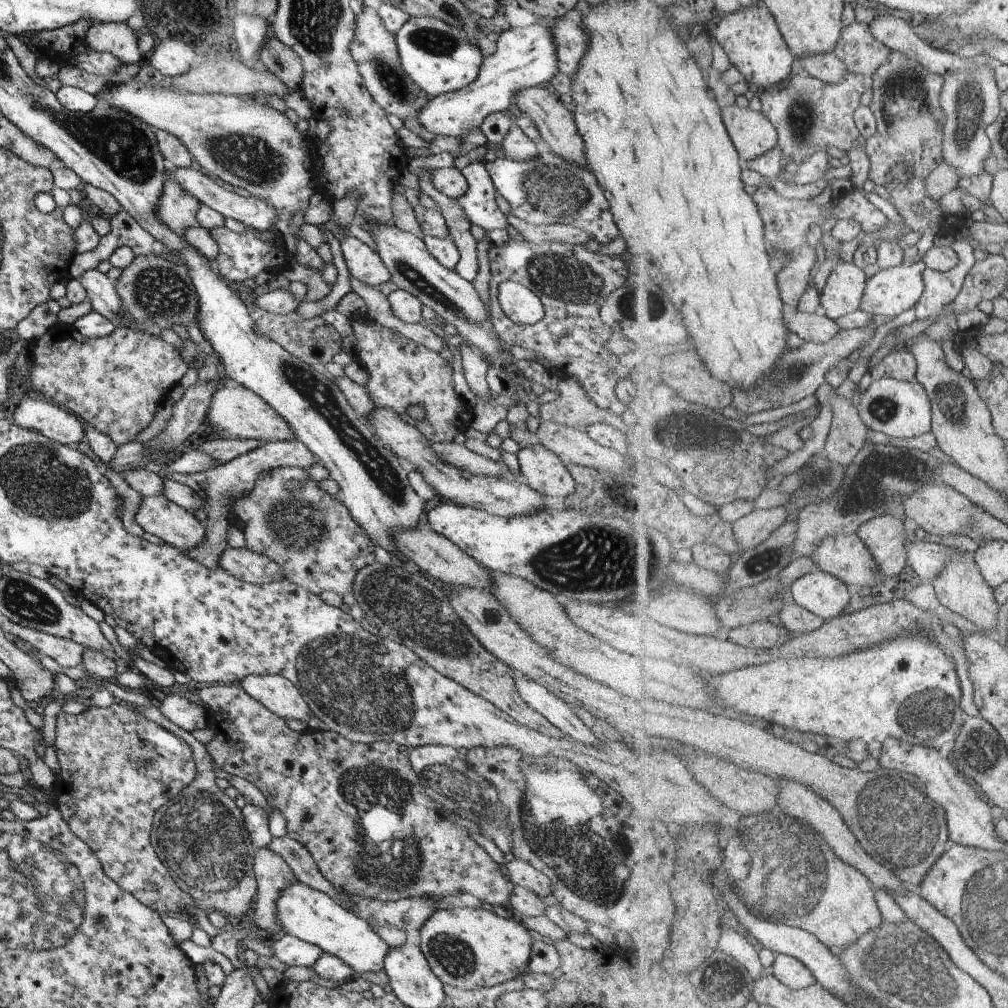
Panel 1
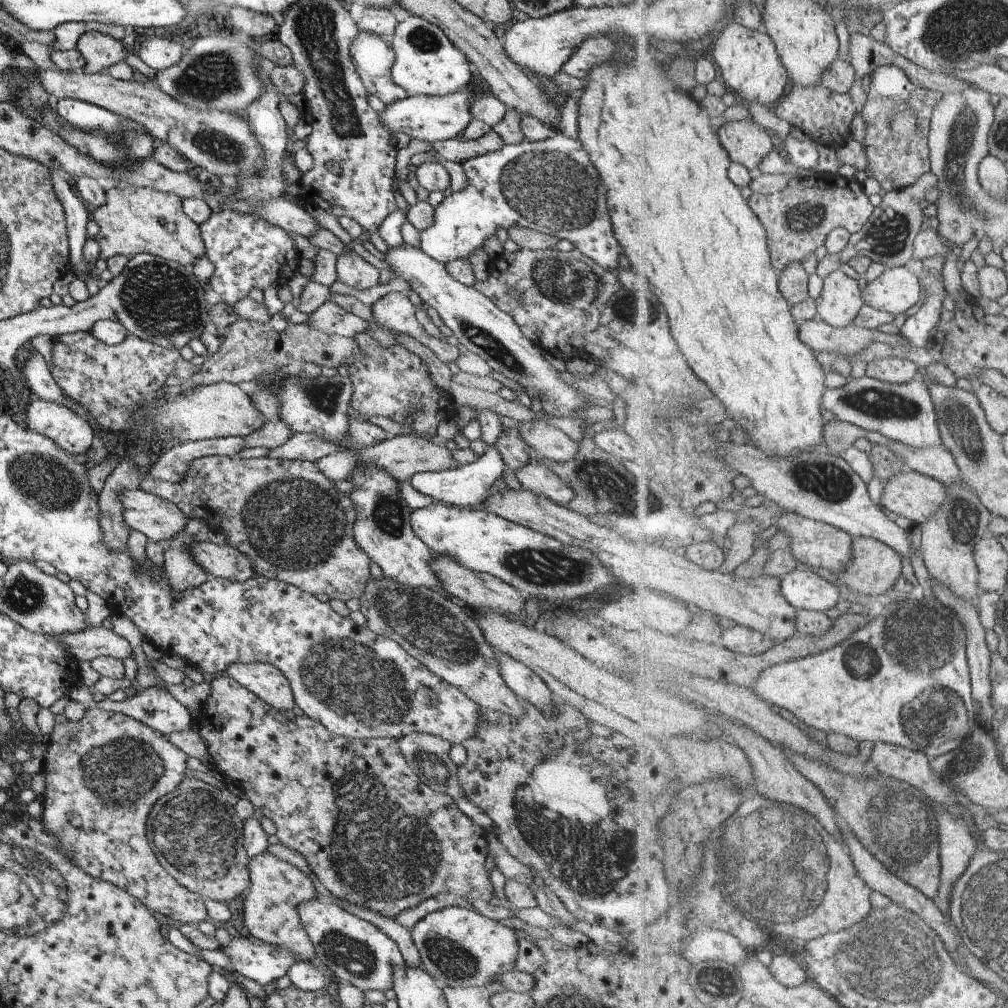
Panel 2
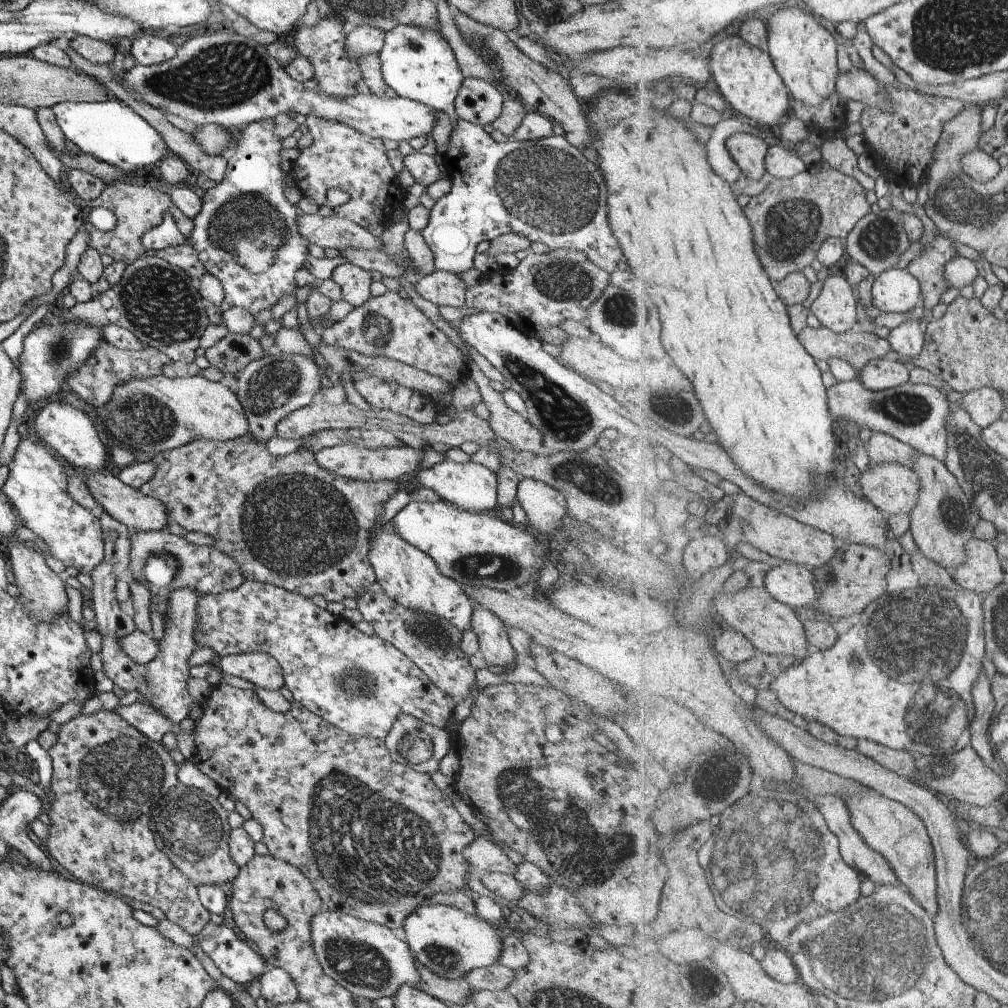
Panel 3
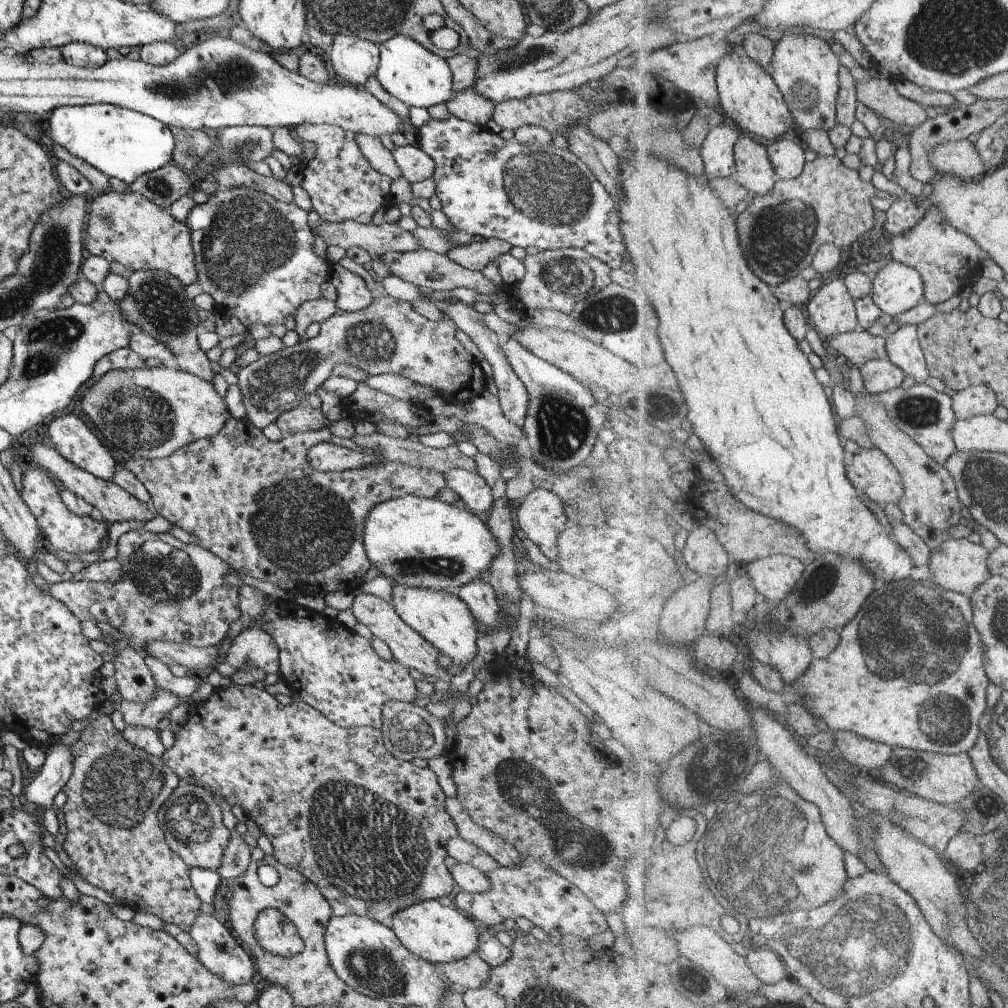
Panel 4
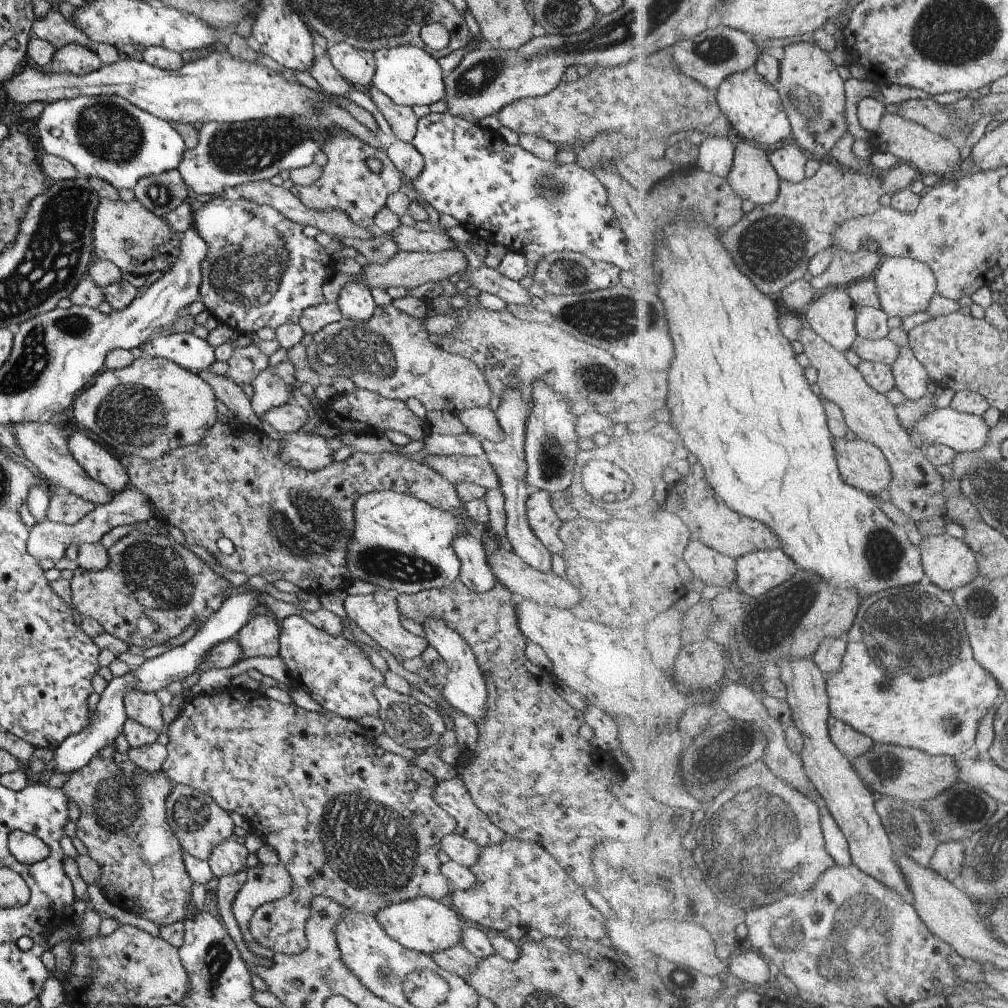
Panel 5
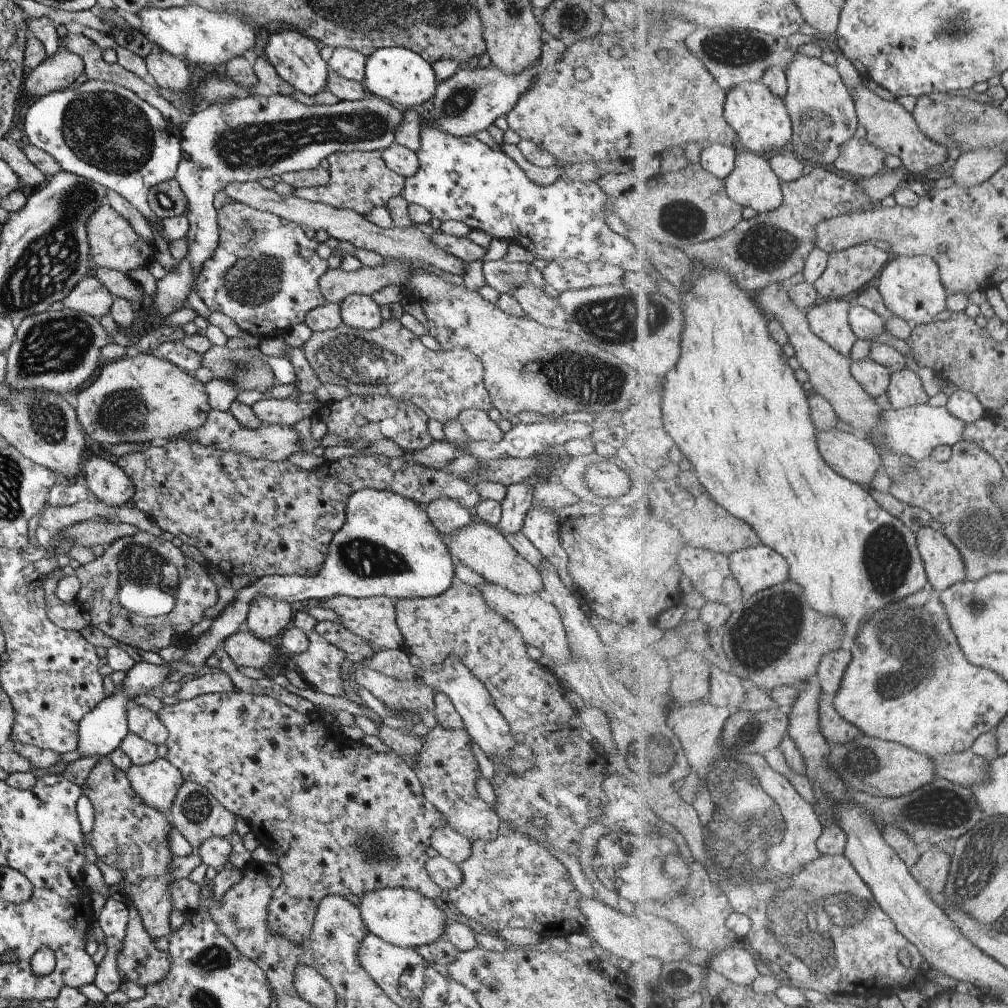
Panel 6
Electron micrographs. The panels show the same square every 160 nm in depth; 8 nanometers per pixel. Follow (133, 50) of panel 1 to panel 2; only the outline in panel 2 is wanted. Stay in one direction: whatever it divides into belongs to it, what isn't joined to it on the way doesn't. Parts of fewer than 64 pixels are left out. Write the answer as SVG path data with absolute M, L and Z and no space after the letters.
M87 31L81 34L76 42L76 49L85 59L85 64L77 70L65 70L69 74L93 74L107 70L108 66L116 62L125 62L129 52L123 42L109 36L109 33Z

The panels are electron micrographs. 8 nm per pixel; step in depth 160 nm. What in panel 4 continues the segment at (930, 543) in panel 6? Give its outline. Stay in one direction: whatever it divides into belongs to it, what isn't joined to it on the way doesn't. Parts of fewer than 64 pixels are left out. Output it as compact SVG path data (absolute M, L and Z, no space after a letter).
M966 538L947 539L937 552L931 552L929 572L934 576L935 582L943 588L966 594L971 598L972 594L993 576L990 554L985 546L974 544Z

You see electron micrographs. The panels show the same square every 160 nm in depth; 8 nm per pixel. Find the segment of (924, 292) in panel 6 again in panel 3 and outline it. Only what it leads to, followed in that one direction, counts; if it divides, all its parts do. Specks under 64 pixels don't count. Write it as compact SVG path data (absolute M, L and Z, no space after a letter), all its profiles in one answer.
M896 266L876 278L872 291L873 305L887 313L912 311L922 296L920 279Z

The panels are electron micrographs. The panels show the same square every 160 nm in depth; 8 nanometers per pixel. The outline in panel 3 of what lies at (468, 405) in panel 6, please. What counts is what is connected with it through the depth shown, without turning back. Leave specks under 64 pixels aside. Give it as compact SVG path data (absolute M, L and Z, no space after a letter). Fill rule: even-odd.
M386 289L380 296L369 297L361 306L353 307L349 314L321 332L326 345L355 350L364 355L385 355L415 369L441 377L455 385L457 380L469 377L462 354L452 342L435 328L411 301L400 298L395 291ZM273 351L260 359L251 361L239 374L236 375L237 389L235 394L248 422L248 434L254 443L265 443L275 433L276 424L295 409L311 403L313 394L318 392L319 371L311 359L303 355L285 355Z

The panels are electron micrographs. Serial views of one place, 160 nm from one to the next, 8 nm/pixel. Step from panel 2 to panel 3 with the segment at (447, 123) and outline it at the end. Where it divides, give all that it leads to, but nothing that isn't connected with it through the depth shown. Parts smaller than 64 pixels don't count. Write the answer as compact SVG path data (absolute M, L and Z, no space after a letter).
M233 30L219 31L215 34L193 36L187 42L176 48L176 53L158 65L137 65L128 71L122 70L120 83L129 90L136 90L138 96L161 114L167 112L175 114L187 122L204 126L214 124L227 130L238 131L250 122L263 119L273 119L276 114L287 113L292 116L299 112L307 116L315 113L317 117L331 119L345 123L361 134L381 140L409 140L413 137L424 137L431 132L436 123L436 110L420 102L403 97L378 97L357 93L345 97L335 97L317 90L305 90L302 83L295 82L282 66L267 54L263 45L257 44L253 39L238 35Z

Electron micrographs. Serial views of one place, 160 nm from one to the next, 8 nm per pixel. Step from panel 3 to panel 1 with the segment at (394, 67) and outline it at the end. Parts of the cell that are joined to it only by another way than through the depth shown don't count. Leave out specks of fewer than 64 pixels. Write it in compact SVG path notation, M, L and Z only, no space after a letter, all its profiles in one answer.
M409 17L407 22L393 36L397 45L400 65L411 78L413 84L424 90L430 97L453 92L466 87L475 80L483 56L479 47L468 39L468 34L462 29L443 22L437 17Z

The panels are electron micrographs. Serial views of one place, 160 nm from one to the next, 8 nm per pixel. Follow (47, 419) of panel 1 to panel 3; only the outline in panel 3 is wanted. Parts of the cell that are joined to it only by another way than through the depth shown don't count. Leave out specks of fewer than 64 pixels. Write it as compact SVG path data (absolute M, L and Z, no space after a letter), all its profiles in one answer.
M49 401L40 408L33 420L33 426L38 440L43 440L53 452L70 464L69 469L78 468L83 472L104 472L105 454L107 449L97 437L97 432L91 420L80 410L63 401Z

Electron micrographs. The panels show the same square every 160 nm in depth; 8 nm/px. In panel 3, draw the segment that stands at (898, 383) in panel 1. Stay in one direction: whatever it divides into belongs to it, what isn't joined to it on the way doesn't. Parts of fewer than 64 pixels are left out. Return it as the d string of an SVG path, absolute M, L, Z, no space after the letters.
M857 378L837 382L829 388L828 405L831 414L836 418L853 421L859 426L865 426L872 433L891 435L940 461L945 462L947 458L947 420L952 413L952 406L933 386L909 382L900 387L874 391Z

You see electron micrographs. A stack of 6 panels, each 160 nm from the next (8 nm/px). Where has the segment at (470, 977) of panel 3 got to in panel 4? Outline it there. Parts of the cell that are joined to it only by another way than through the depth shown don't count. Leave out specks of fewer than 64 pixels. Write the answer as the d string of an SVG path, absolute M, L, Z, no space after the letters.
M476 954L466 956L464 959L459 959L458 961L451 961L437 966L441 976L443 976L447 982L459 985L463 990L483 987L484 982L489 978L490 968L491 967Z

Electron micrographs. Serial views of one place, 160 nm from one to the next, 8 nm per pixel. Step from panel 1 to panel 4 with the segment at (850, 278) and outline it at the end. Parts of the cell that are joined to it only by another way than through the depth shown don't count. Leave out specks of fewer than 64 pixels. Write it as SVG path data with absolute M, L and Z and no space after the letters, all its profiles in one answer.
M835 278L810 298L806 306L809 320L825 340L859 330L856 301L845 279Z

